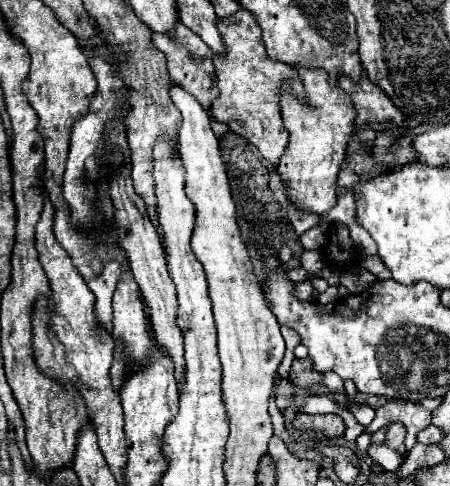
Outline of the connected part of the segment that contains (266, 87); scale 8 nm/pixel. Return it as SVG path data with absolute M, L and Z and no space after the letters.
M240 8L236 14L228 18L218 18L216 26L224 40L226 52L216 54L212 58L216 68L218 98L210 106L210 114L218 122L224 122L232 132L256 144L262 156L268 162L272 162L272 166L276 166L276 162L280 160L280 154L284 154L284 148L288 144L288 132L284 130L282 118L280 118L278 86L282 80L290 78L294 94L302 98L304 88L300 84L300 78L292 66L286 66L284 62L276 62L268 58L260 38L260 26L256 24L256 18L252 12Z

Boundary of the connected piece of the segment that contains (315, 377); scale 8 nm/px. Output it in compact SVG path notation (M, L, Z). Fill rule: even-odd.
M306 358L306 360L294 360L294 364L292 364L292 378L294 378L294 382L298 386L310 388L314 384L320 384L322 374L314 372L312 366L308 366L308 358Z

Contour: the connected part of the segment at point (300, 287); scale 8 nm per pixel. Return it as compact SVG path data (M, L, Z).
M309 280L295 283L295 295L302 301L310 299L314 292L314 287Z

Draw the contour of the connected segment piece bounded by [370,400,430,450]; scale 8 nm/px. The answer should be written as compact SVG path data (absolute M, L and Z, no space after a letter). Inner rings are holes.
M388 400L384 406L380 406L376 410L376 418L374 422L370 424L372 426L372 432L376 432L378 428L382 426L388 426L392 422L402 422L406 424L406 440L404 440L404 446L406 450L412 450L414 442L416 442L416 434L420 430L424 430L424 426L430 424L430 412L424 410L420 404L414 404L414 402L404 402L404 400Z

